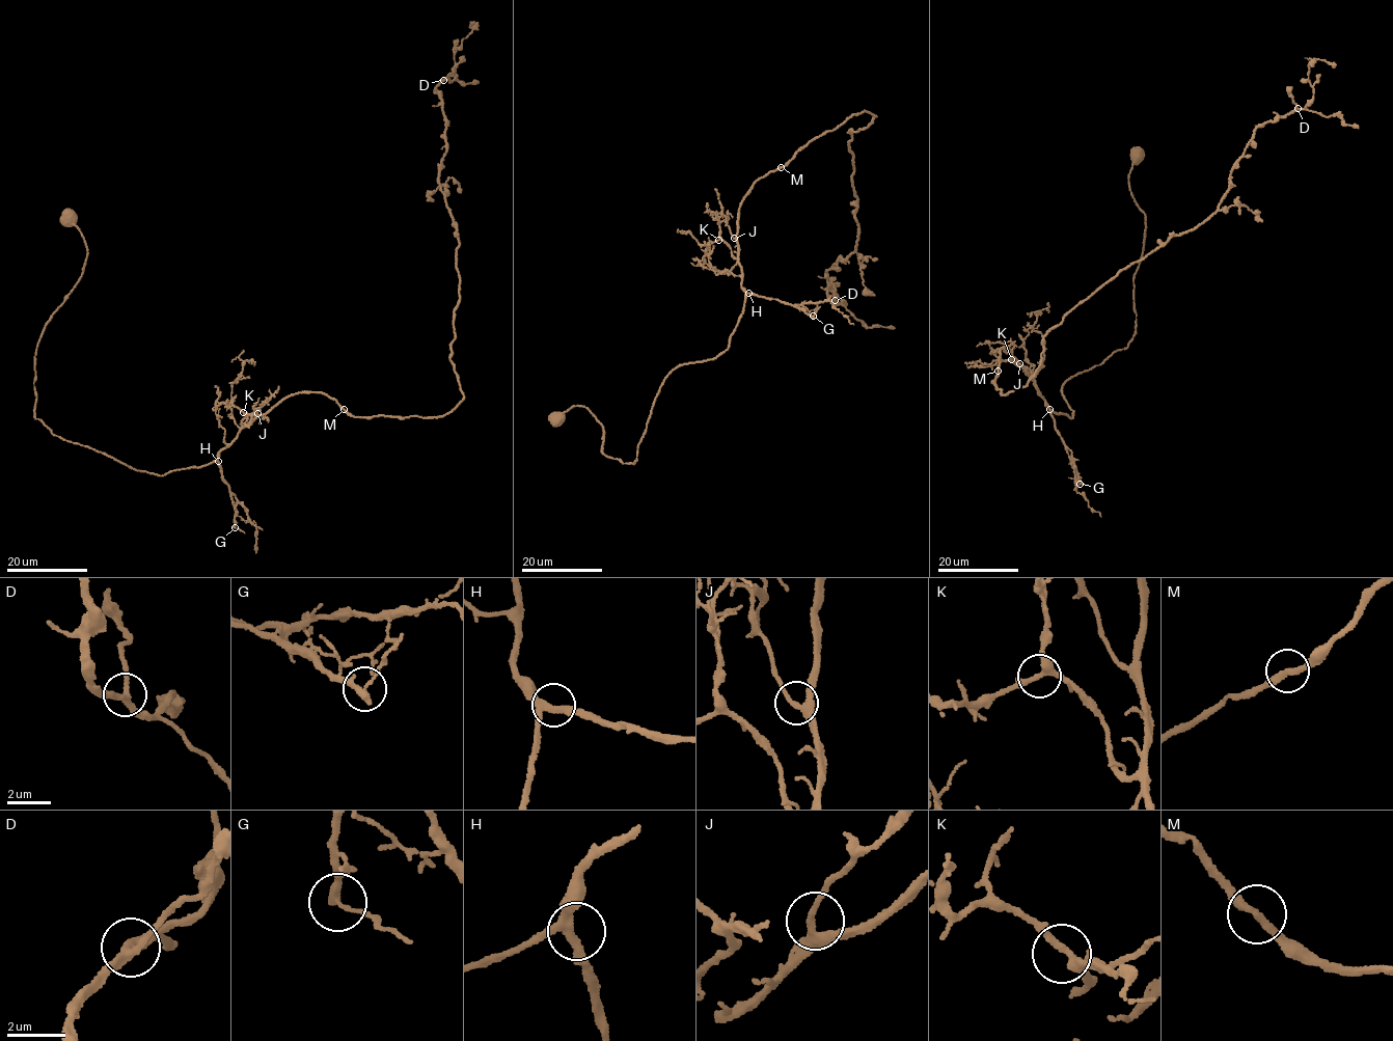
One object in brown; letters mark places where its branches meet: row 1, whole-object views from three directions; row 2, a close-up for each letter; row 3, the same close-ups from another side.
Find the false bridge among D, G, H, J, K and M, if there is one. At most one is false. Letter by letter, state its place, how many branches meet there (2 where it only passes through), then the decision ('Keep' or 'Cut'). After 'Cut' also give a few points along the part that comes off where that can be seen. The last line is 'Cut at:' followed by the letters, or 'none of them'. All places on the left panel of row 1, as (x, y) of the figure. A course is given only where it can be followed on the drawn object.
D: Place: (443, 80). Branches: 3. Keep
G: Place: (235, 527). Branches: 2. Keep
H: Place: (218, 461). Branches: 3. Keep
J: Place: (257, 413). Branches: 3. Keep
K: Place: (243, 412). Branches: 3. Keep
M: Place: (344, 409). Branches: 2. Keep
Cut at: none of them

